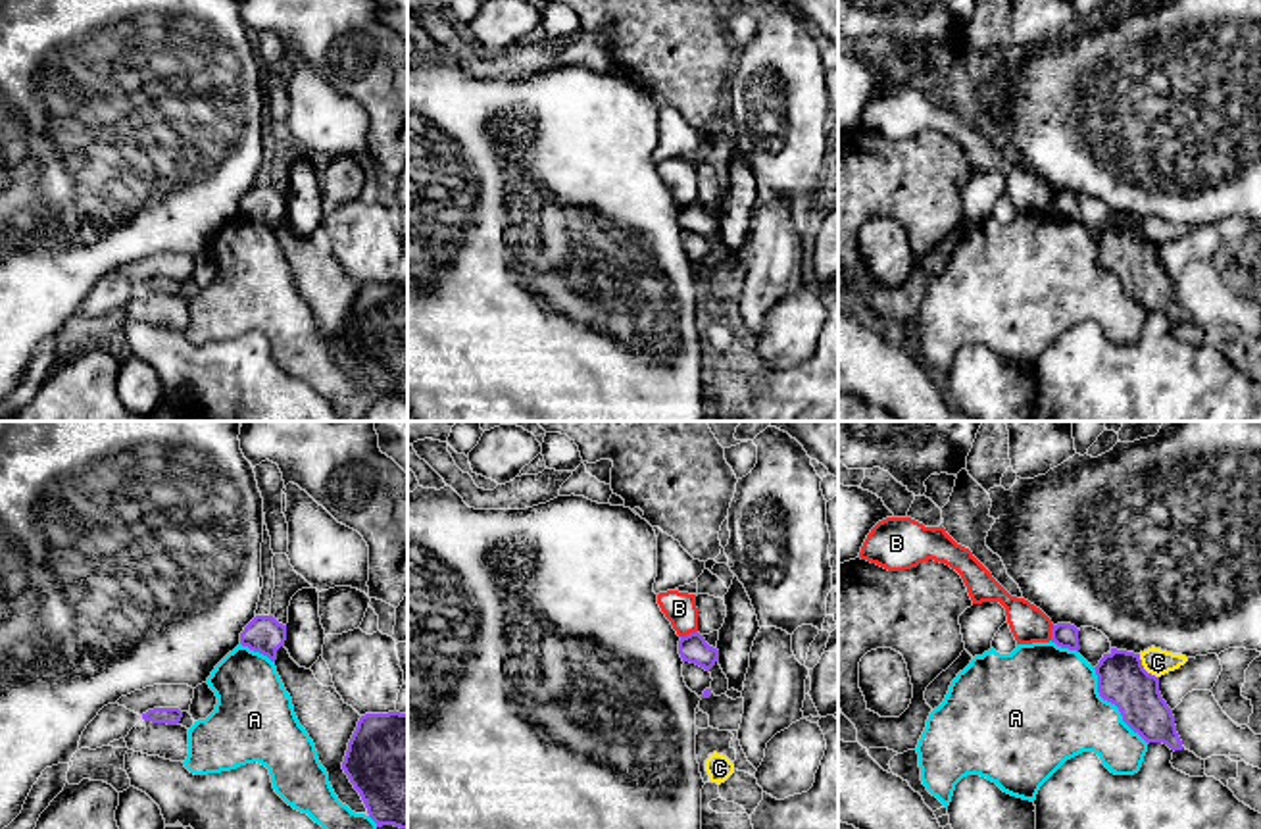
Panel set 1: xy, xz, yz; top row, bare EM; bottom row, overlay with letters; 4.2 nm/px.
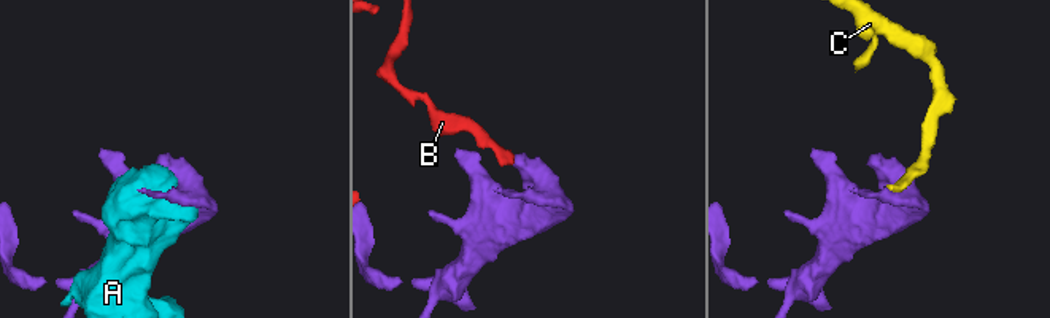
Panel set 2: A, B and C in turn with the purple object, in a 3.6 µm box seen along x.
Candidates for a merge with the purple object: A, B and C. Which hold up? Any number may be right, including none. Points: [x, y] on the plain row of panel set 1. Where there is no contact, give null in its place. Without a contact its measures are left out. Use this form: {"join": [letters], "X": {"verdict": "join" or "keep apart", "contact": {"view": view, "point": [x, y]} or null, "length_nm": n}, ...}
{"join": [], "A": {"verdict": "keep apart", "contact": {"view": "yz", "point": [1113, 272]}, "length_nm": 400}, "B": {"verdict": "keep apart", "contact": {"view": "xz", "point": [691, 202]}, "length_nm": 80}, "C": {"verdict": "keep apart", "contact": {"view": "yz", "point": [1142, 237]}, "length_nm": 130}}

